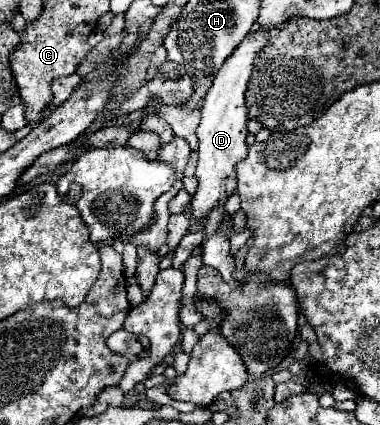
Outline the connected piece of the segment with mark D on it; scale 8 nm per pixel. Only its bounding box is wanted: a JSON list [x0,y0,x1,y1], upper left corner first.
[192,19,290,219]

